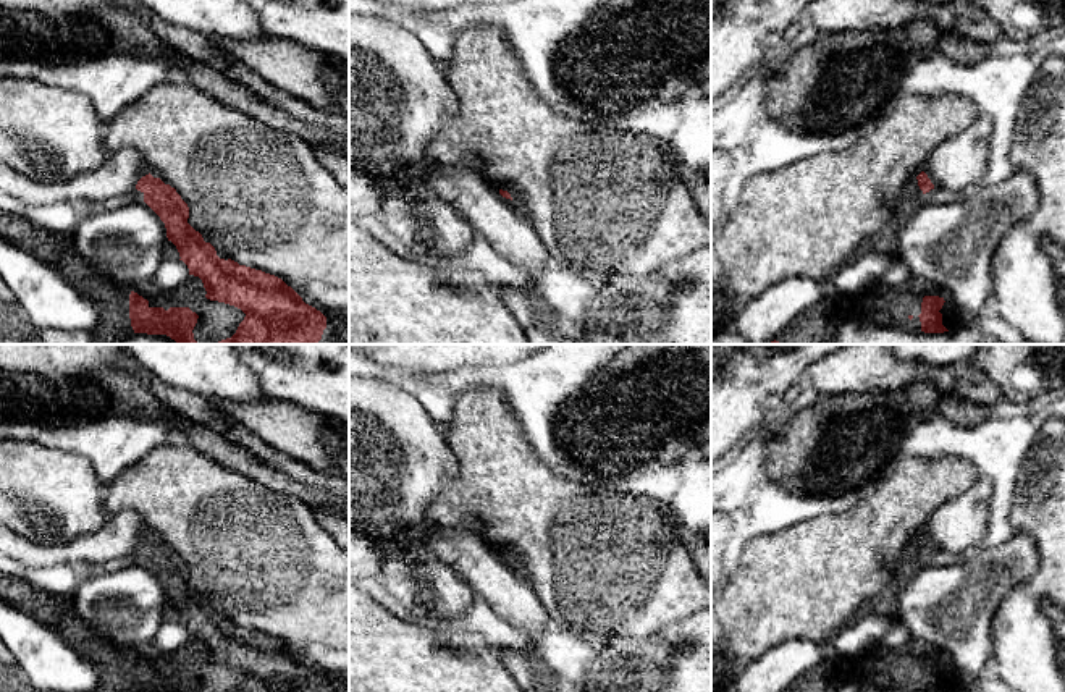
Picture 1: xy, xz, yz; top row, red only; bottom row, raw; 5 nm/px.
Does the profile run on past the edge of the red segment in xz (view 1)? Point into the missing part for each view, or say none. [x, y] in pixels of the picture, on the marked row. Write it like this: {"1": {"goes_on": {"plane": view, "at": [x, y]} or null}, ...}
{"1": {"goes_on": null}}

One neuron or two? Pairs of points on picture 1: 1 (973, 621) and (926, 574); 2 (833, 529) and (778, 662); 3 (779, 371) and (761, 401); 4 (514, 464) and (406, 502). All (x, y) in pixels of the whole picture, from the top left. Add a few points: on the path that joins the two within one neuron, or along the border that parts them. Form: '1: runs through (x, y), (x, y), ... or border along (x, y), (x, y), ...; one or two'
1: runs through (962, 610), (938, 586); one
2: border along (794, 637), (773, 645), (753, 660); two
3: runs through (771, 379), (761, 388), (761, 393); one
4: border along (438, 490), (427, 510), (433, 523); two

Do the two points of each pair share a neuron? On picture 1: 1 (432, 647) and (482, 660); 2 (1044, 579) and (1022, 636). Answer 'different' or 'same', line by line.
1: same
2: different

